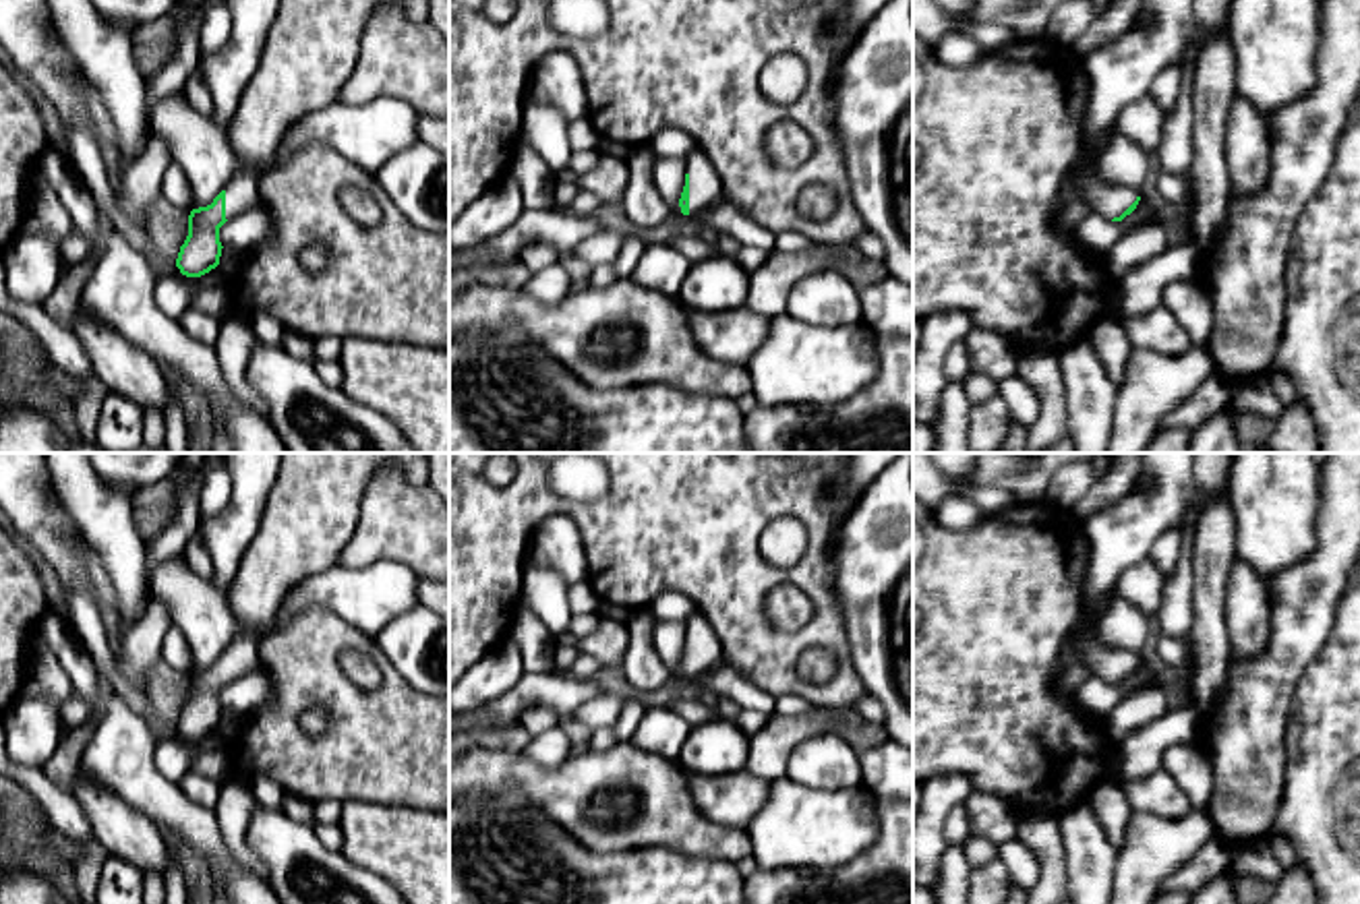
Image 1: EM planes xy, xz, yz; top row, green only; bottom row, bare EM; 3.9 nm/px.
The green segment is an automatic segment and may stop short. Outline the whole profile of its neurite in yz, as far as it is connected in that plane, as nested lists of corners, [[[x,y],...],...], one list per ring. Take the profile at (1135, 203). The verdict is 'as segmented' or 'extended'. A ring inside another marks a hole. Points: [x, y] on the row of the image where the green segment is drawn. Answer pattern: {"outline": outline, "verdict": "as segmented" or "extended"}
{"outline": [[[1105,128],[1093,141],[1083,143],[1076,176],[1076,197],[1085,199],[1093,213],[1099,213],[1112,221],[1122,221],[1130,215],[1141,197],[1126,186],[1110,184],[1099,176],[1097,163],[1107,147],[1114,128]]], "verdict": "extended"}

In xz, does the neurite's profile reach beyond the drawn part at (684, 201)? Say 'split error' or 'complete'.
split error

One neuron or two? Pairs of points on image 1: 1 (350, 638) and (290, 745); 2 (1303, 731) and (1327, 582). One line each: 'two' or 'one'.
1: one
2: two

